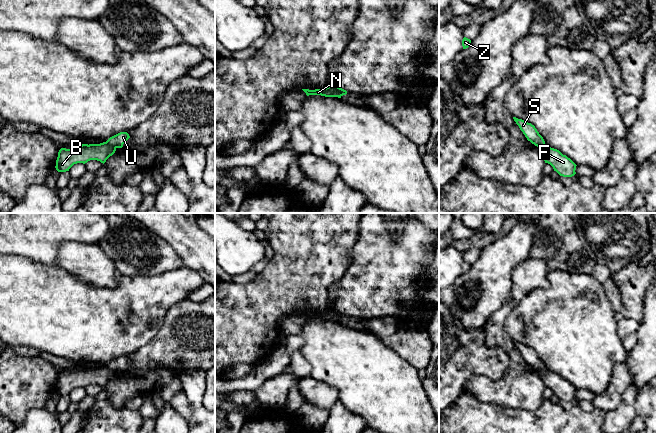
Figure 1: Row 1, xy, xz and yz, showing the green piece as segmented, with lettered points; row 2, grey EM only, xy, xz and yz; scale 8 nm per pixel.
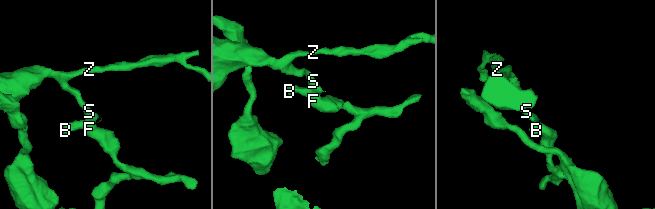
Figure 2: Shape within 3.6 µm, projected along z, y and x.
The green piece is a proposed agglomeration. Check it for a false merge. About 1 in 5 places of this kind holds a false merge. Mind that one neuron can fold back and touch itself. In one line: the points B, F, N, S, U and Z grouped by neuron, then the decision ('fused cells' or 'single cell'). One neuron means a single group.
B F N / S U Z; fused cells

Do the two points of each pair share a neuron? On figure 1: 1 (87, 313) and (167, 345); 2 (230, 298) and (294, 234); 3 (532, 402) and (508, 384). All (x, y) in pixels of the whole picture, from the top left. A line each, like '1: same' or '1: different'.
1: different
2: same
3: same

